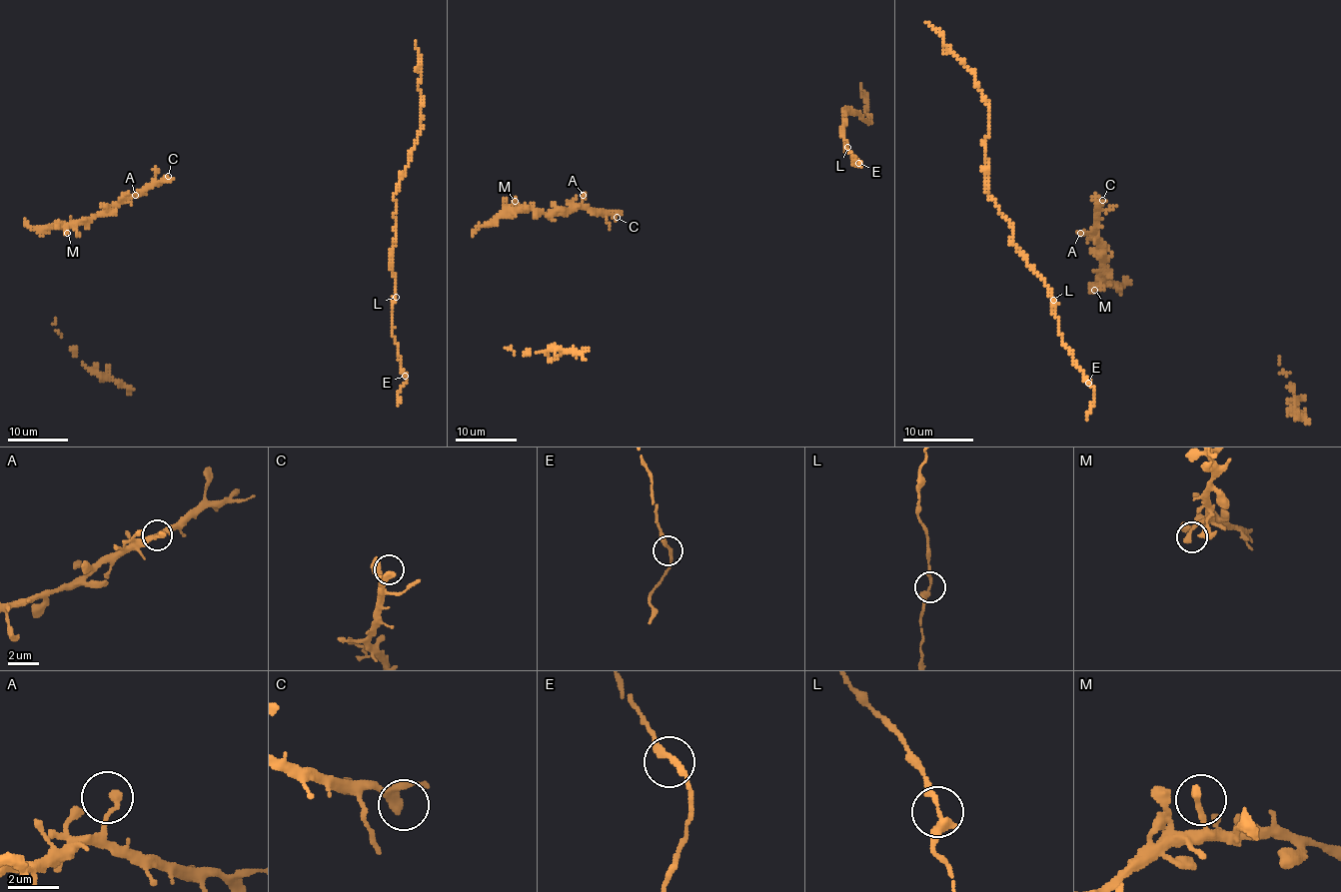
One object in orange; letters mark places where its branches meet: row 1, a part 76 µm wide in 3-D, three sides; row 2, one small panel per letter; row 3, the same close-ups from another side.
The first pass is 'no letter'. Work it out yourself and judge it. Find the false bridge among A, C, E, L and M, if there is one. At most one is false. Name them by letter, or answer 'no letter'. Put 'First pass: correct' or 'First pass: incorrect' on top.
First pass: correct
no letter

